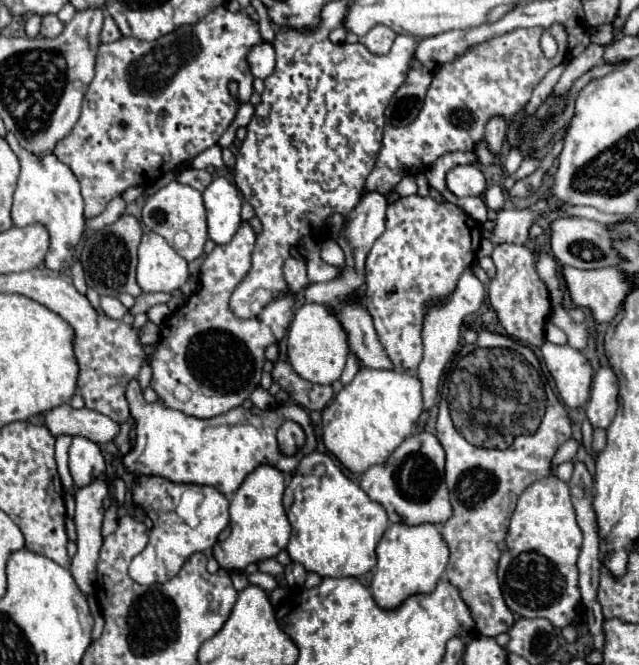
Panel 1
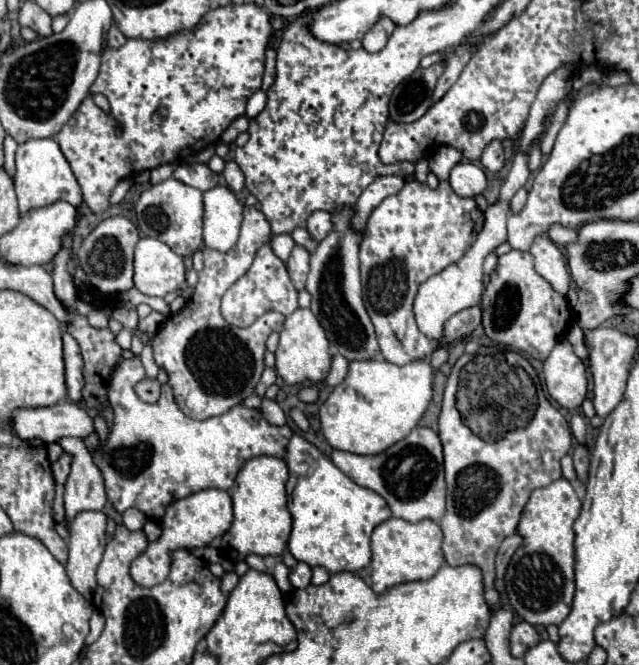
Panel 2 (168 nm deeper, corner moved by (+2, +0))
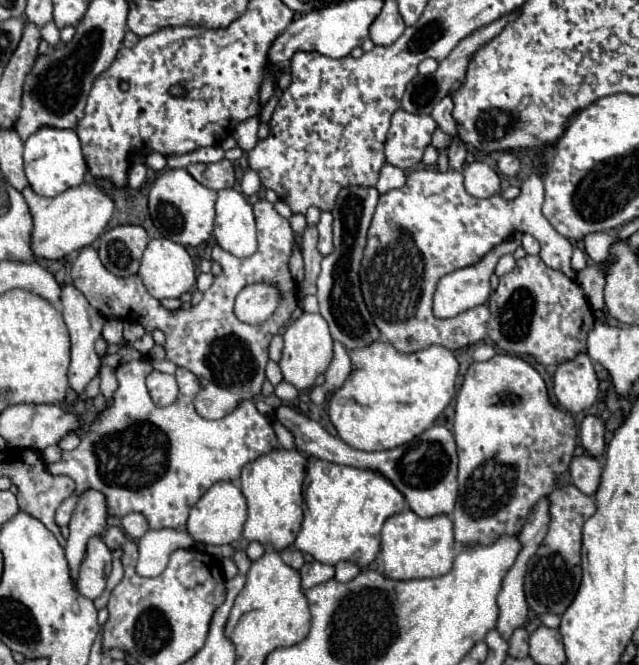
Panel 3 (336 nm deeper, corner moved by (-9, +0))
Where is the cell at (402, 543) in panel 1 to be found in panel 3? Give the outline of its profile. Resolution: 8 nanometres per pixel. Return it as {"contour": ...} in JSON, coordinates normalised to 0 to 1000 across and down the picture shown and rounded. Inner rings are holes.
{"contour":[[[646,767],[609,776],[596,797],[596,839],[603,866],[618,872],[640,869],[684,869],[706,857],[712,839],[709,785],[700,773],[678,779],[656,779]]]}

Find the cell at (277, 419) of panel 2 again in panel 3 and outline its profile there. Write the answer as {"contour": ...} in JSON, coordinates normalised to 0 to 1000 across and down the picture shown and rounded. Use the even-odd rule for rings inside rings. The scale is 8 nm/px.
{"contour":[[[484,689],[474,746],[477,779],[462,809],[462,824],[512,848],[543,842],[565,854],[577,851],[593,830],[593,803],[599,785],[609,776],[637,767],[631,743],[596,710],[556,701],[531,701],[499,689]]]}

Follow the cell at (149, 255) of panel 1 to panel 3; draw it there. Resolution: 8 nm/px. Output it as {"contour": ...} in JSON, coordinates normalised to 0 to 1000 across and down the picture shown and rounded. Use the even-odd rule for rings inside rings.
{"contour":[[[246,358],[246,361],[236,361],[224,379],[218,415],[239,448],[246,451],[280,448],[283,442],[296,439],[305,430],[305,397],[288,370],[274,367],[264,358]]]}

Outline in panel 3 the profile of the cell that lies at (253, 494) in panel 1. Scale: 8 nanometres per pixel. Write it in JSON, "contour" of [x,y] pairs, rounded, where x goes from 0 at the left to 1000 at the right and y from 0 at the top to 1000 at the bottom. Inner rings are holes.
{"contour":[[[430,674],[421,683],[405,686],[390,695],[377,710],[377,740],[387,749],[390,776],[383,785],[377,821],[390,815],[421,818],[430,827],[446,827],[455,821],[471,797],[474,785],[474,719],[477,719],[480,689],[468,677]]]}

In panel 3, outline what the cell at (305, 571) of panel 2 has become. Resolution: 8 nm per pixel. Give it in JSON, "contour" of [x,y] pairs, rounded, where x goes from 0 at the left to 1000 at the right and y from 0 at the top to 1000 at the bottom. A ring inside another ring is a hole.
{"contour":[[[484,845],[471,854],[471,881],[474,881],[474,887],[480,887],[502,875],[518,872],[521,866],[524,866],[524,851],[502,848],[502,845]]]}

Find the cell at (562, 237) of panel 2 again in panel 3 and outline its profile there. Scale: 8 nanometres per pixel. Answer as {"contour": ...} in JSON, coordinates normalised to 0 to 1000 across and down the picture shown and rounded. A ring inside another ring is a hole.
{"contour":[[[937,349],[937,352],[919,352],[912,358],[912,370],[915,370],[915,379],[919,385],[928,391],[928,394],[944,394],[950,385],[953,385],[953,376],[956,370],[962,367],[962,355],[950,352],[950,349]]]}

